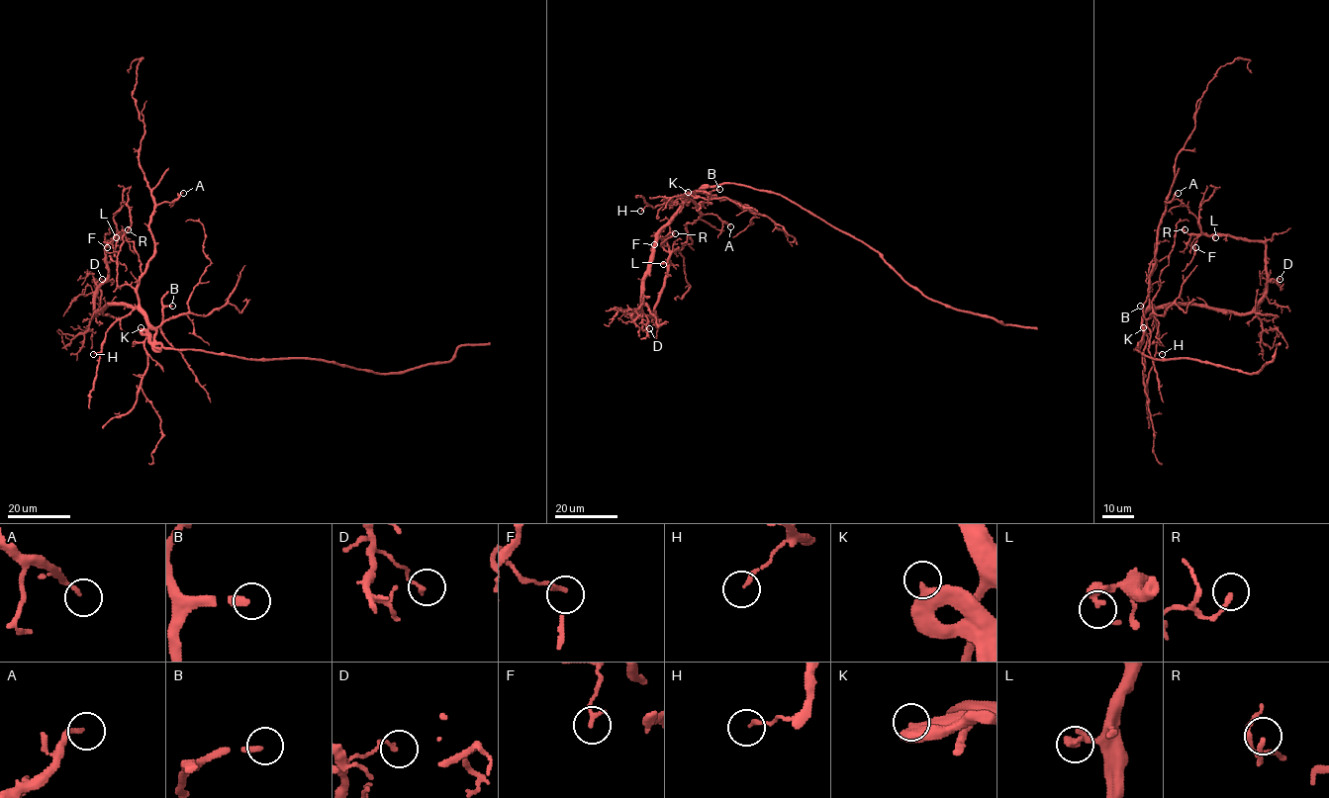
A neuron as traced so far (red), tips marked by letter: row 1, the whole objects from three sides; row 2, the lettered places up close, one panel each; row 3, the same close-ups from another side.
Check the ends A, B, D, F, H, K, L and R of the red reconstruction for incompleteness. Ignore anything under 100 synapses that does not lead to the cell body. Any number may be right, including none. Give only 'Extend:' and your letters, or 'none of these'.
Extend: B

